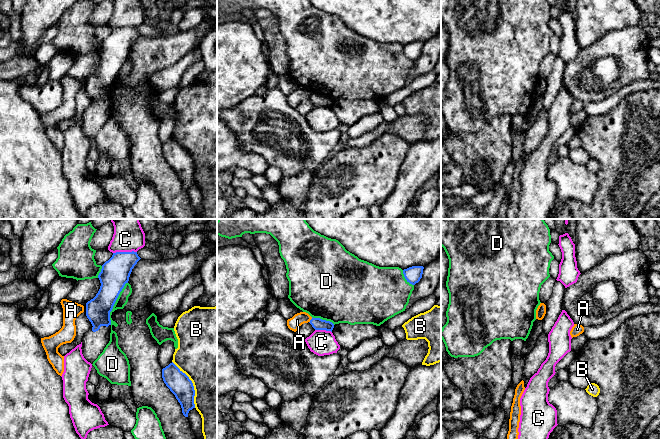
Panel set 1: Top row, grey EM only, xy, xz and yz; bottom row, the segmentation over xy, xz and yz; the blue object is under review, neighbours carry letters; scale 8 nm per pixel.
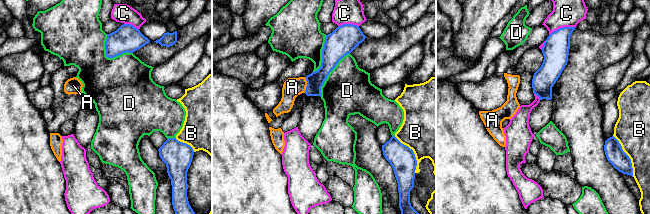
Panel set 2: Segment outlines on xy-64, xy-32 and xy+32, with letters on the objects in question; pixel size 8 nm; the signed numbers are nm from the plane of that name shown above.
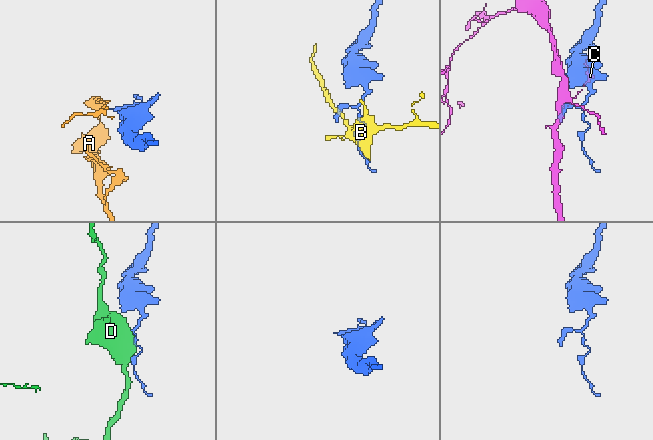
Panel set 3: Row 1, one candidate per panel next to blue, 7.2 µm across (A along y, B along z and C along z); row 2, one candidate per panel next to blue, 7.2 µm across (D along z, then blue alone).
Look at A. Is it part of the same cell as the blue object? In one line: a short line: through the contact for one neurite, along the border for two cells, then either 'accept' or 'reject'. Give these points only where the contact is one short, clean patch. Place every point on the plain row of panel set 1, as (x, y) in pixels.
xz (312, 93), (309, 98) | reject

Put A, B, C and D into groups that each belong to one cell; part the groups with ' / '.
A / B / C / D

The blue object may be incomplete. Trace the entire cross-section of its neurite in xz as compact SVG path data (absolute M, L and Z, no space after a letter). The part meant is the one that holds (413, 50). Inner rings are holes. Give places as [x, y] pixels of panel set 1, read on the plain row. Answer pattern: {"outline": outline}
{"outline": "M412 42L403 46L403 50L407 58L412 61L415 61L420 57L423 50L423 42Z"}

